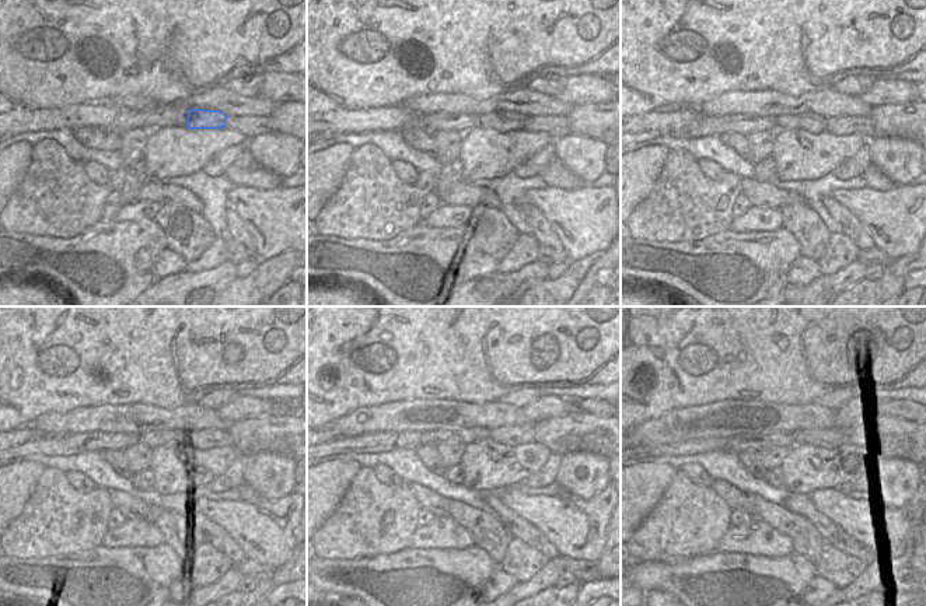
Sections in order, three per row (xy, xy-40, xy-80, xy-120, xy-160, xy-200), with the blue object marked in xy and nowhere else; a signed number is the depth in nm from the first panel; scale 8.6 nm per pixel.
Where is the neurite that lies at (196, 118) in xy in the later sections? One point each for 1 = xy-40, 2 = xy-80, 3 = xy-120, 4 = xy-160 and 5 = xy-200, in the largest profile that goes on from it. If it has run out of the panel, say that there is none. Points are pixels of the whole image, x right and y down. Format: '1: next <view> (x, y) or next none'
1: next xy-40 (502, 121)
2: next xy-80 (814, 123)
3: next xy-120 (153, 438)
4: next xy-160 (465, 437)
5: next xy-200 (757, 442)

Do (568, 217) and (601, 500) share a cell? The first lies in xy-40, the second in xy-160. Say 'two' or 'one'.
one

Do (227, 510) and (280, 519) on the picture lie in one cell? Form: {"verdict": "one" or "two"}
{"verdict": "one"}

